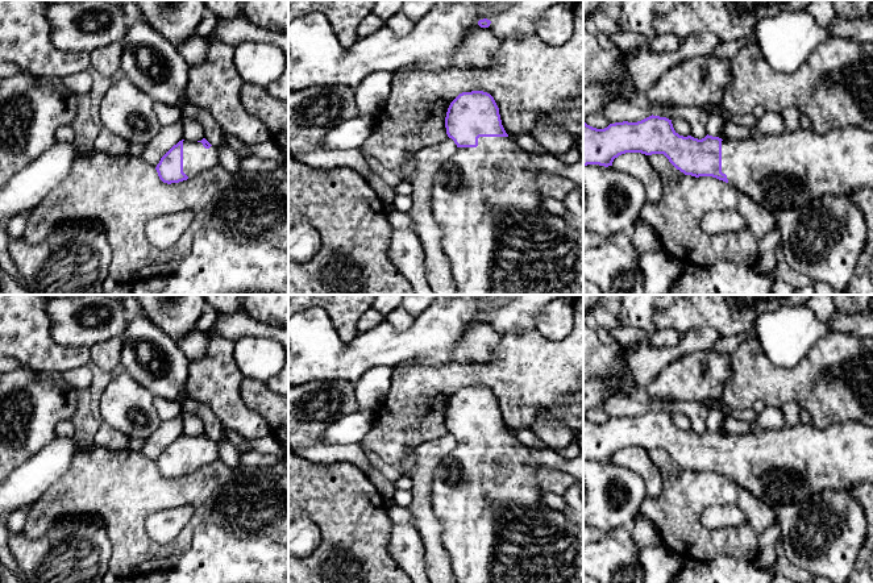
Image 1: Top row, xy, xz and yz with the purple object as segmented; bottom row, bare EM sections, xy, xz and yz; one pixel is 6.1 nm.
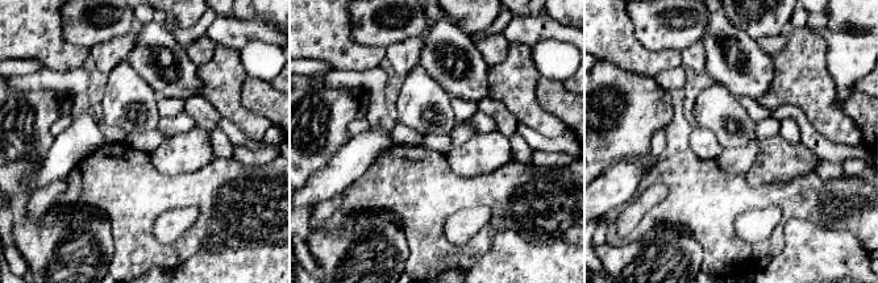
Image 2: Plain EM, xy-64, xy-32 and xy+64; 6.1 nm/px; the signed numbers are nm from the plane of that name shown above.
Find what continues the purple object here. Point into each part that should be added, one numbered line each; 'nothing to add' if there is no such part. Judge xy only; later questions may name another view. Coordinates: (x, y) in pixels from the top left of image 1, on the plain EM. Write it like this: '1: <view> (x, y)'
1: xy (196, 454)

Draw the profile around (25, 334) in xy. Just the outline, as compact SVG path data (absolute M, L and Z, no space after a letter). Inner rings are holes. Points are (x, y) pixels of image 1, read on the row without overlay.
M0 295L0 354L41 372L87 366L90 349L62 346L51 337L43 295Z

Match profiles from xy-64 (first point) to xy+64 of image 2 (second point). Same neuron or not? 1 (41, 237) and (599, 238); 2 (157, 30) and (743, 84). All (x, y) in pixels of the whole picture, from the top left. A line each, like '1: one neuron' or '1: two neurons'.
1: two neurons
2: one neuron

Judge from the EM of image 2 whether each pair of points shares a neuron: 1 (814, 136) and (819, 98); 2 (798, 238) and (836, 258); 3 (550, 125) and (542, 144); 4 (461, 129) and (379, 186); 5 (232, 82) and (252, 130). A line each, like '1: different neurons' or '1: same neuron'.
1: different neurons
2: same neuron
3: different neurons
4: different neurons
5: same neuron

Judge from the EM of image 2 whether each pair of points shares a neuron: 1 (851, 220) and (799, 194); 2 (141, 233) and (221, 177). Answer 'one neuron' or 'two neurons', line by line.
1: one neuron
2: one neuron

